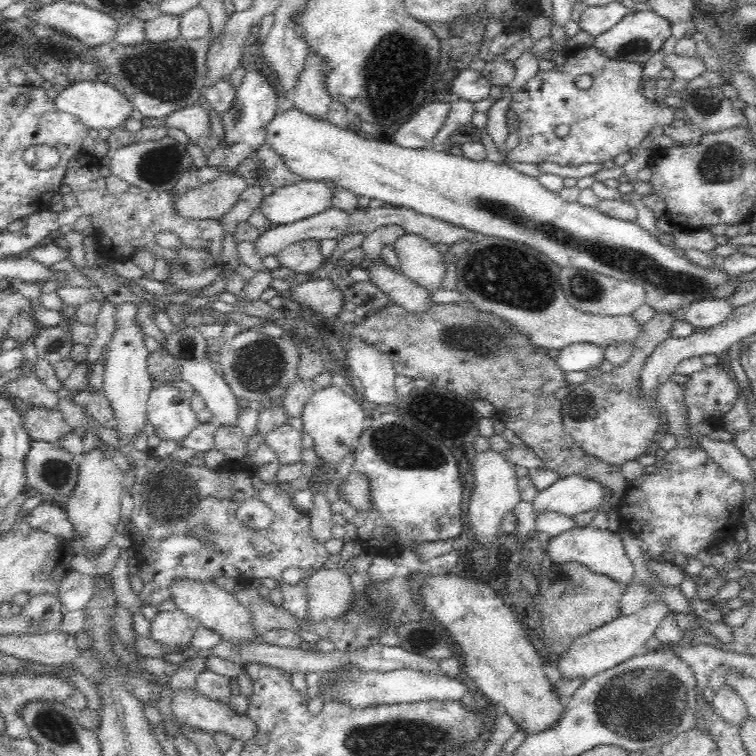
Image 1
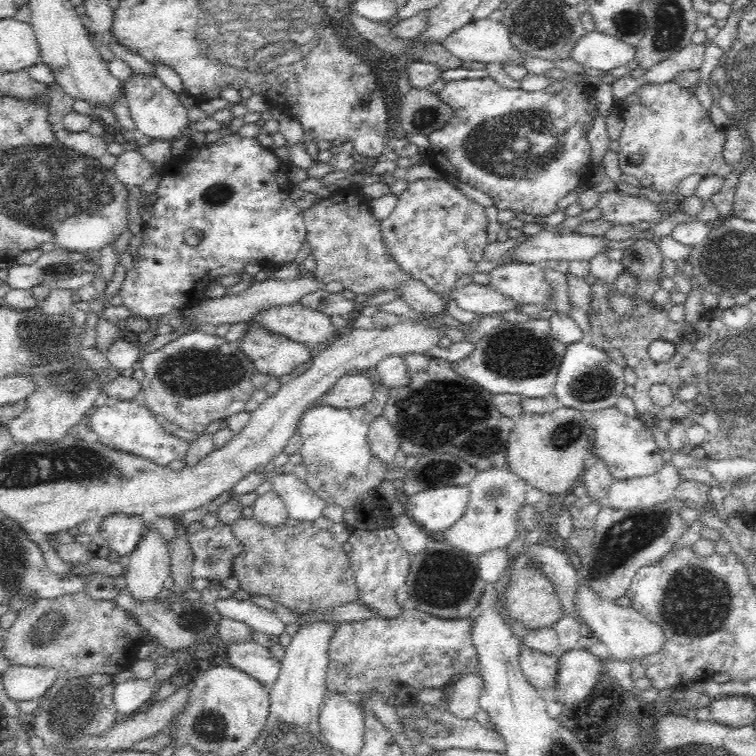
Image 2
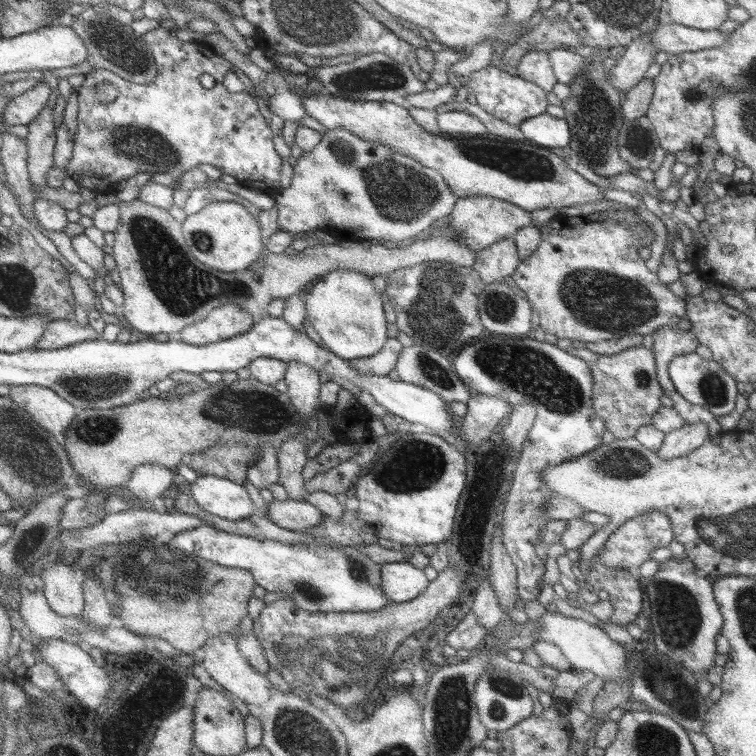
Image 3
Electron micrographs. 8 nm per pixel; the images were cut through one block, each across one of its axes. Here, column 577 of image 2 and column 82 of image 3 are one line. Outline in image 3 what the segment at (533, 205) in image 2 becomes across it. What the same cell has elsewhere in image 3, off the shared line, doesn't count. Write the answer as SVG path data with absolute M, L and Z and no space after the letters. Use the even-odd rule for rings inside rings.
M157 27L146 32L143 38L151 46L156 60L159 70L156 80L147 84L137 84L124 80L105 68L94 69L86 75L83 84L77 88L78 128L74 134L72 158L64 169L53 165L53 169L47 173L47 184L51 188L61 188L63 182L71 178L77 180L78 185L83 188L103 193L117 189L121 182L137 174L158 172L175 176L172 187L177 189L177 186L182 184L185 172L201 164L210 164L233 176L237 183L245 188L270 195L277 194L277 174L281 158L275 154L271 146L271 130L267 128L251 95L245 94L245 91L232 93L223 86L225 75L233 73L232 65L225 58L215 54L204 42L183 42L171 34L169 29ZM203 74L213 77L216 84L211 88L205 88L201 84ZM102 84L111 86L114 90L112 102L102 102L99 96Z

